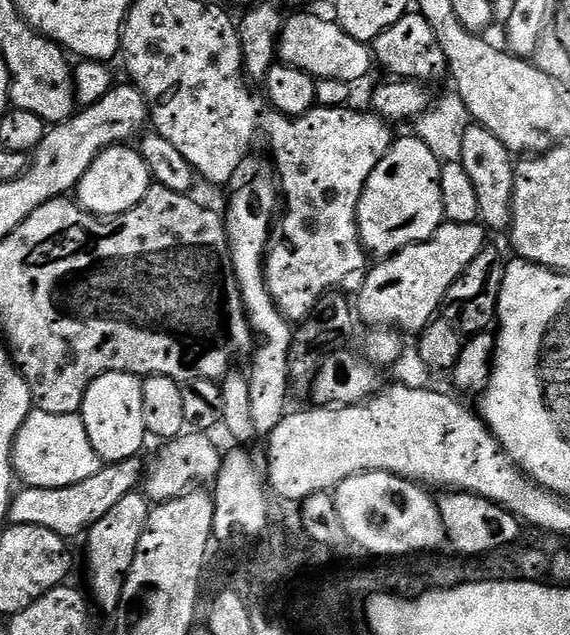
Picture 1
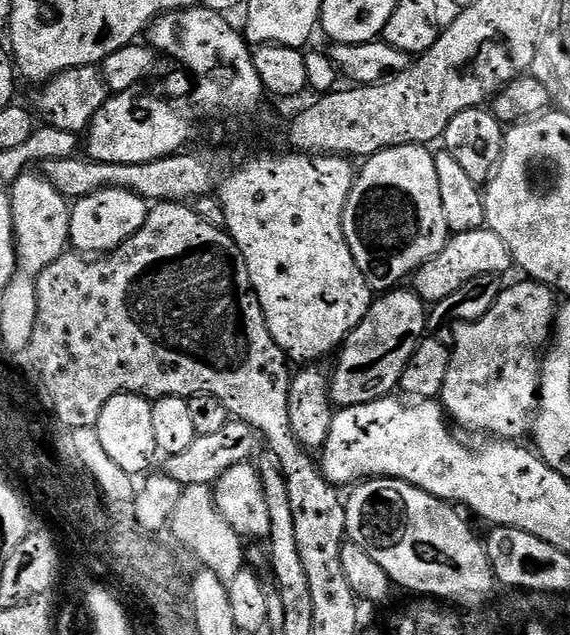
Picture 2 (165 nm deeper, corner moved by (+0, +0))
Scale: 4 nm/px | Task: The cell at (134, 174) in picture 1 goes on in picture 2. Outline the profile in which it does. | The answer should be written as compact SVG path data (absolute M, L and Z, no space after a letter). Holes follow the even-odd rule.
M103 188L71 205L70 244L80 254L111 254L141 228L148 217L149 201L129 188Z

